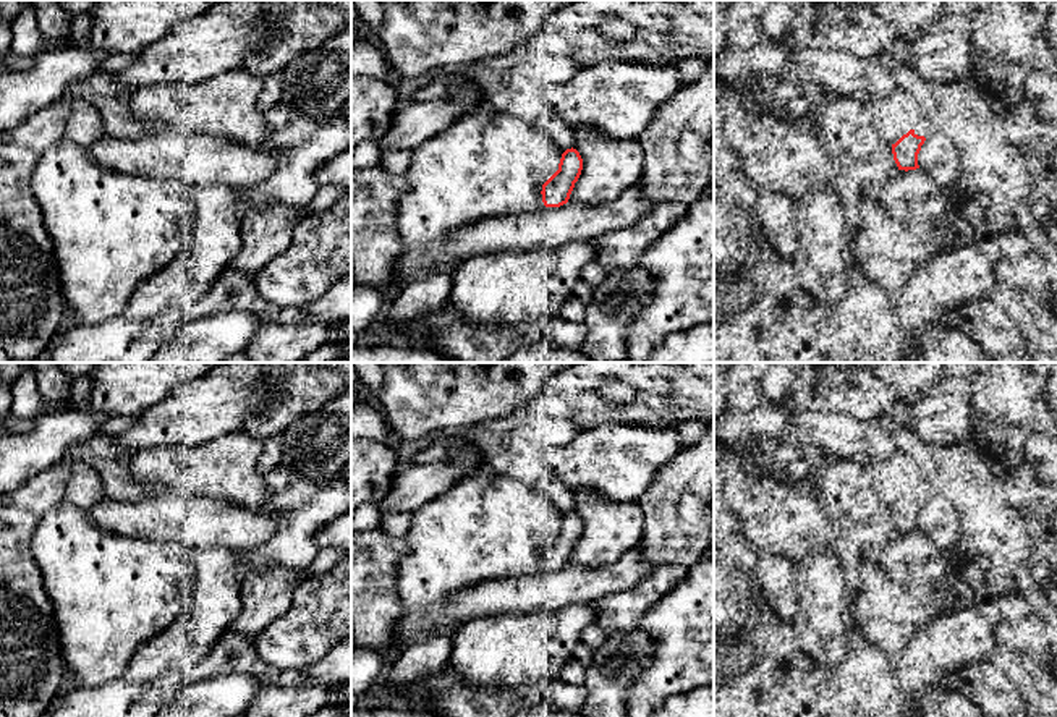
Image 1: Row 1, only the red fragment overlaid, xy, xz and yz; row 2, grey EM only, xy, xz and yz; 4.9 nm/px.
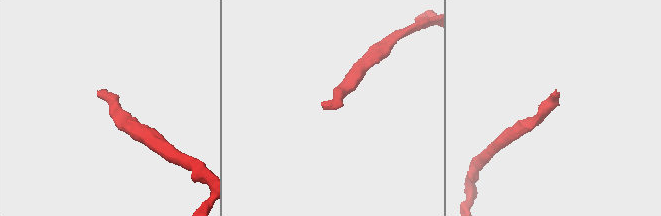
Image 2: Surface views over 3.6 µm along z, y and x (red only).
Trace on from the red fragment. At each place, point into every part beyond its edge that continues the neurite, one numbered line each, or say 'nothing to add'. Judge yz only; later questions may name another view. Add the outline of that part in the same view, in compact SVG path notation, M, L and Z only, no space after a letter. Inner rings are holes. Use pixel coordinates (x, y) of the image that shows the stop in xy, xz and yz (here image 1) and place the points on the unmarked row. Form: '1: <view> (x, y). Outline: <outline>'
1: yz (921, 491). Outline: M921 481L915 489L915 497L918 499L924 499L924 500L929 500L934 494L934 490L924 482Z

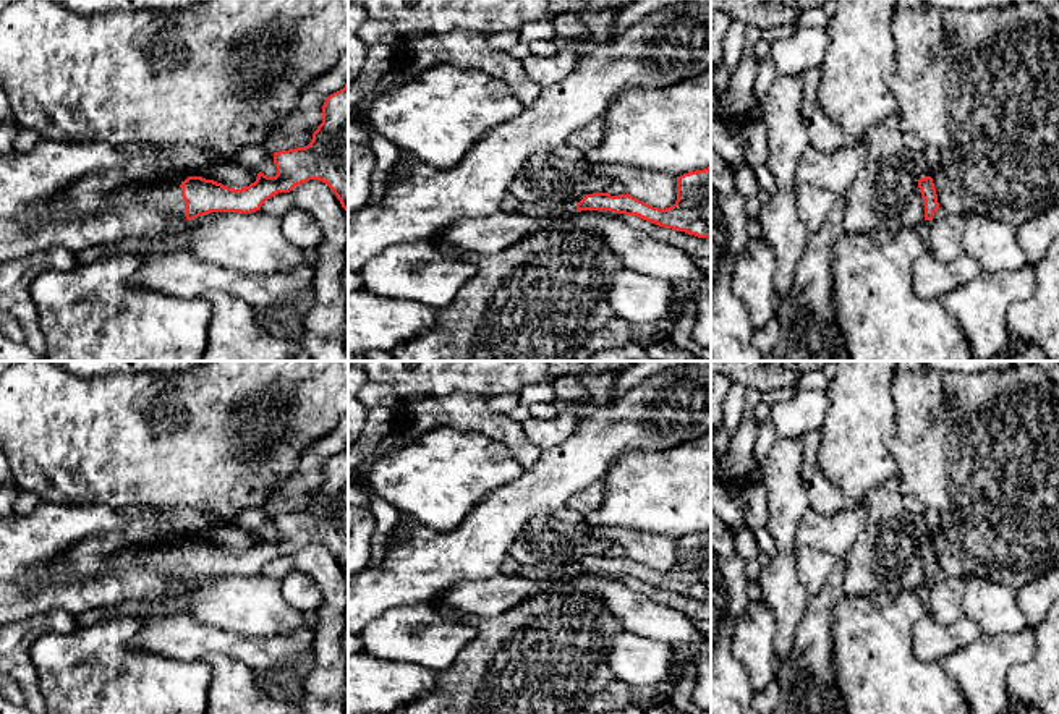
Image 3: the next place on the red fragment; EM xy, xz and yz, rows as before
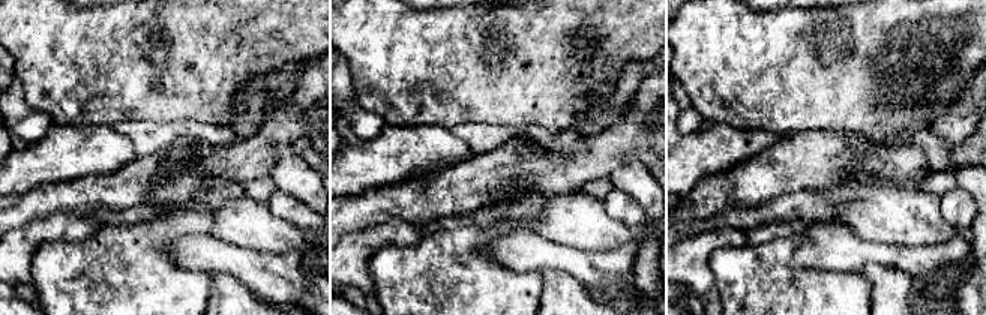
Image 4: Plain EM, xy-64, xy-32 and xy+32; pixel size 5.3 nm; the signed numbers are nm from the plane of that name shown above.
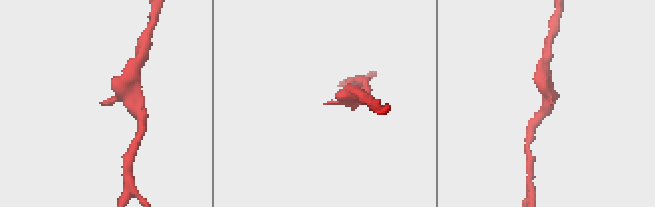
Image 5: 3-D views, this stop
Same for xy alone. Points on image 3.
1: xy (141, 575). Outline: M181 534L160 538L142 549L126 549L108 557L107 568L96 578L55 578L26 586L0 581L0 627L50 609L79 615L96 607L121 606L126 601L147 602L170 594L170 583L186 583L180 547Z

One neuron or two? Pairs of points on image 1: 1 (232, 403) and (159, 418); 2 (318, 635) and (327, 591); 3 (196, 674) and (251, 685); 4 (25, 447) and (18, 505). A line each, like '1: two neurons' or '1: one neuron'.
1: one neuron
2: one neuron
3: two neurons
4: two neurons

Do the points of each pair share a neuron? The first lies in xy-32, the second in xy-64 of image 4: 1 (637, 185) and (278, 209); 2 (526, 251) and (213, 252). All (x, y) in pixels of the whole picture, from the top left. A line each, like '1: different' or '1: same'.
1: different
2: same

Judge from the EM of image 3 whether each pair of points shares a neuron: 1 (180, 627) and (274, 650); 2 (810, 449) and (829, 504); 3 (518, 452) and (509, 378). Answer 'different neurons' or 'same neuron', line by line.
1: same neuron
2: same neuron
3: different neurons

